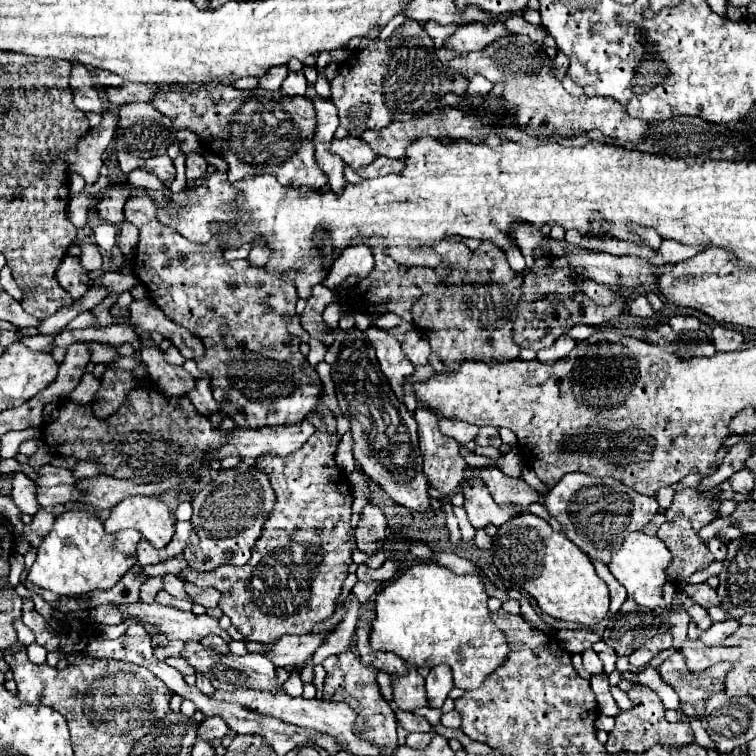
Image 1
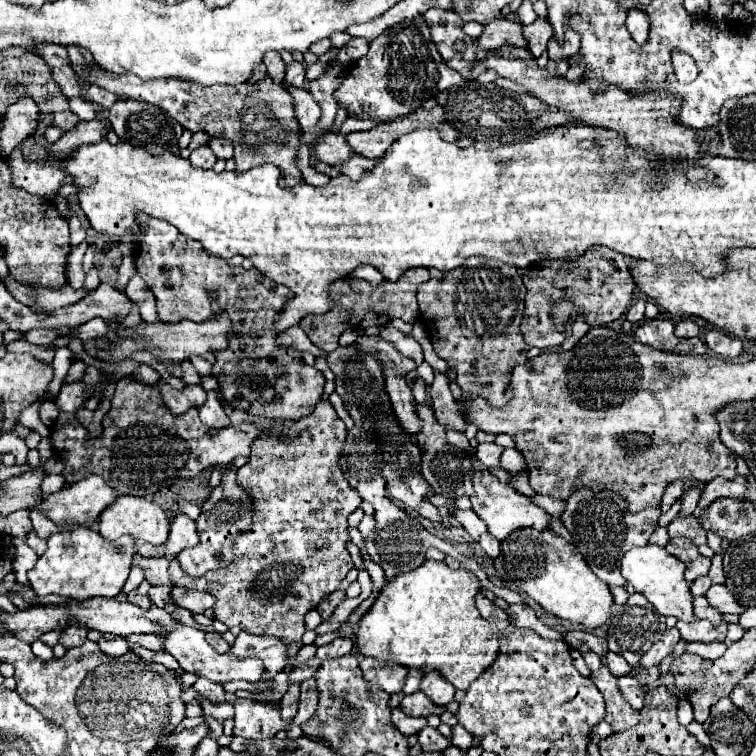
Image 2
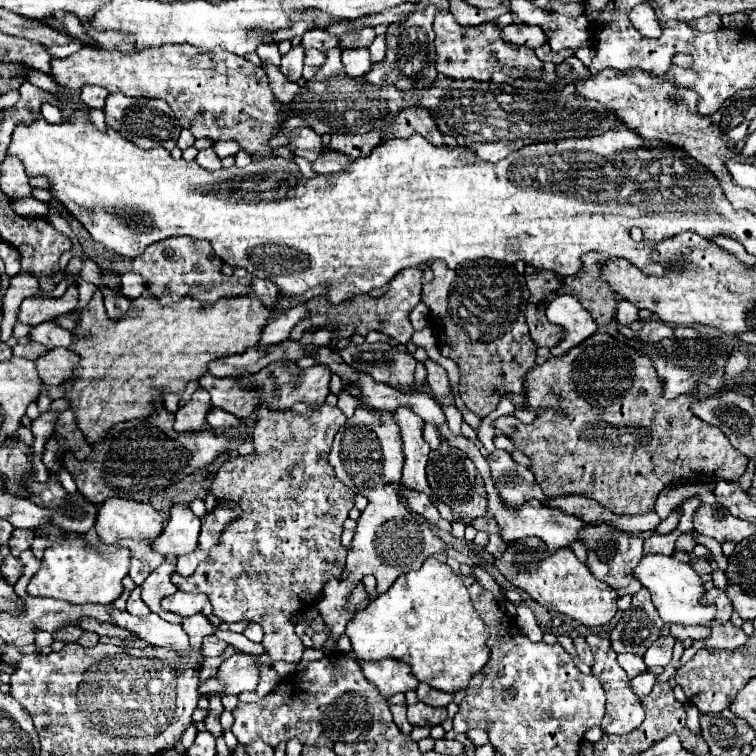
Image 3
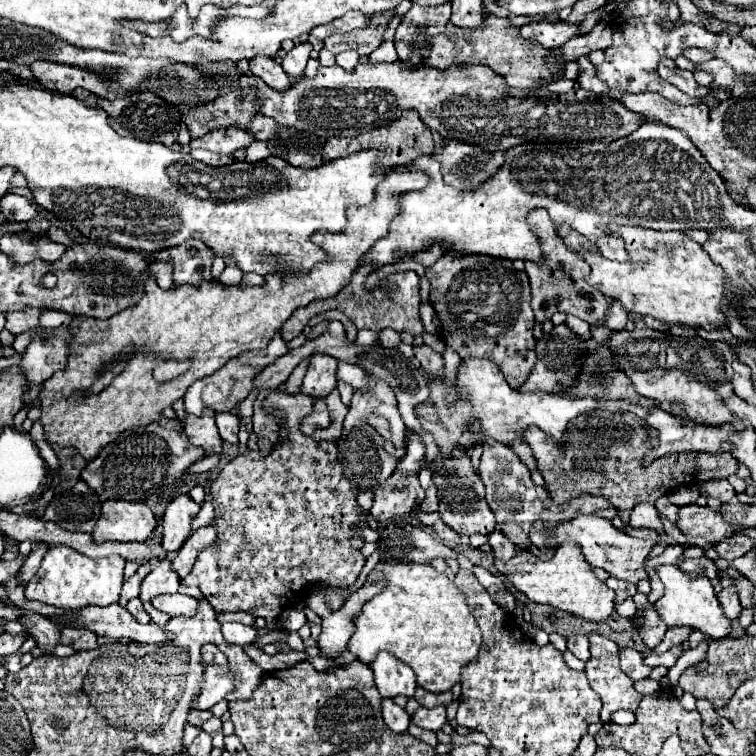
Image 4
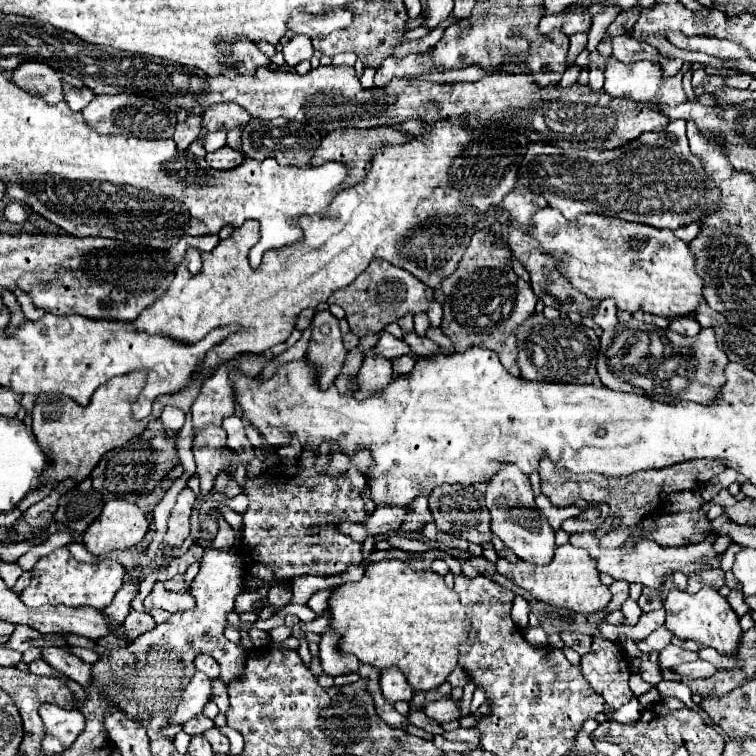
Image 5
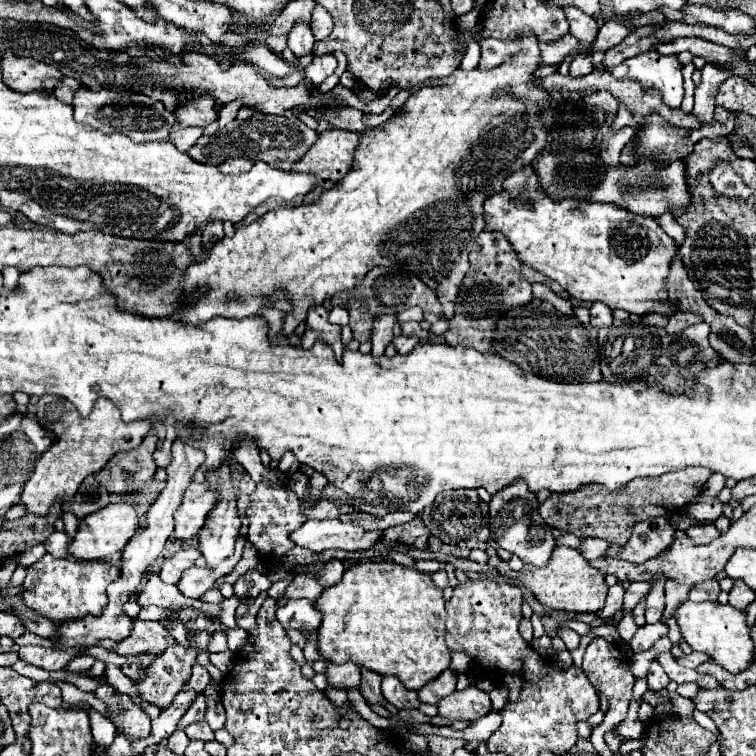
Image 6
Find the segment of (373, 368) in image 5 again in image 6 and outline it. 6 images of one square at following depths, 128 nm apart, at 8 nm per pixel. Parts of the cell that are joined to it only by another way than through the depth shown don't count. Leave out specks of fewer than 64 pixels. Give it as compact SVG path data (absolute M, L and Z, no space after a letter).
M396 314L376 318L376 324L372 328L370 340L374 358L380 358L380 354L384 354L384 348L392 342L394 324L396 324Z

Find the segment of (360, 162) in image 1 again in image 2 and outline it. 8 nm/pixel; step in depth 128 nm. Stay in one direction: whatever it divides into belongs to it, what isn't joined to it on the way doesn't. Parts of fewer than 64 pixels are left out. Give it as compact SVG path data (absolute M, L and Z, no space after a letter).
M324 134L324 136L318 136L314 142L314 152L316 152L316 158L324 164L338 164L346 158L352 156L352 150L348 146L348 142L344 140L342 134Z

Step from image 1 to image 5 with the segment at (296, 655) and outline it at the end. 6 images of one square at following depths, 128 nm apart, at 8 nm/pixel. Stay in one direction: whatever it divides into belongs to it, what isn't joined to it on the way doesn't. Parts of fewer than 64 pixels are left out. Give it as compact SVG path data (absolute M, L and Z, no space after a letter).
M196 672L188 684L188 688L184 690L184 696L176 708L176 712L172 714L170 726L172 724L184 724L190 718L198 716L204 708L204 704L212 698L212 680L206 678L202 672Z

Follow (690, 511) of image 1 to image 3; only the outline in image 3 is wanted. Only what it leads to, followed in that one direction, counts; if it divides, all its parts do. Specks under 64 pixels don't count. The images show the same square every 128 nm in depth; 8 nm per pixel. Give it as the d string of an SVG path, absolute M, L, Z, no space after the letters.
M692 532L692 534L682 534L682 536L676 540L676 552L692 552L692 548L696 546L694 536L696 536L696 532Z

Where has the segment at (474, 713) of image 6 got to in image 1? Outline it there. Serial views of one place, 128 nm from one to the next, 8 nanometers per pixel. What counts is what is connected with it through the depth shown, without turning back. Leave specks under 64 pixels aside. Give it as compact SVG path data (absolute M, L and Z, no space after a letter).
M408 666L408 672L404 676L392 678L394 686L394 704L400 710L416 710L428 706L426 690L424 690L424 678L416 672L414 666Z

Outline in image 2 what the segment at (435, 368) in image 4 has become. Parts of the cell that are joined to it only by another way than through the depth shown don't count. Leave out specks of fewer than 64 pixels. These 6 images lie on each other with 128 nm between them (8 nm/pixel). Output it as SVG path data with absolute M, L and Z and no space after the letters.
M434 372L434 382L430 386L430 396L432 396L432 410L436 420L442 426L454 426L456 430L464 430L464 416L456 404L456 400L450 394L448 388L448 378L442 372Z

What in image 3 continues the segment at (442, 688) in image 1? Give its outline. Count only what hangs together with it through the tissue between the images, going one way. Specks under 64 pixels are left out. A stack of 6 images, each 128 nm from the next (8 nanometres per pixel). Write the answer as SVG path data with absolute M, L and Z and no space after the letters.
M418 684L416 694L418 694L418 700L428 704L428 706L448 706L452 702L452 694L450 692L434 690L428 684Z

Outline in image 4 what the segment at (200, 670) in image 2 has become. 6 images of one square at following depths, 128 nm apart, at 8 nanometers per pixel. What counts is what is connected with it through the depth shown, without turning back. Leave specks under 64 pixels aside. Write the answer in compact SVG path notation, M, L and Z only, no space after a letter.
M120 604L110 606L86 606L84 610L72 610L72 624L74 628L84 628L94 632L96 636L106 636L112 640L128 638L134 642L164 642L168 632L164 632L158 624L148 622L140 624L132 620L126 608Z

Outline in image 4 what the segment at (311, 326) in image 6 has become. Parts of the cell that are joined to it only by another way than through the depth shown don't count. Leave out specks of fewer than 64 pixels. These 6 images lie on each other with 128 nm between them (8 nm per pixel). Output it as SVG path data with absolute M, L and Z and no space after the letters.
M312 354L310 366L304 376L302 392L312 398L326 398L336 388L338 360L328 354Z

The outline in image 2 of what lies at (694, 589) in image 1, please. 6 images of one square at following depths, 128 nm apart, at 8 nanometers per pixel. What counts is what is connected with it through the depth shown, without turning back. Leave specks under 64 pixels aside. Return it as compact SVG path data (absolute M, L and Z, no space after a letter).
M712 584L710 590L706 592L706 598L720 612L732 612L732 614L742 614L744 612L744 608L740 604L736 604L736 598L732 596L732 592L728 592L726 586Z

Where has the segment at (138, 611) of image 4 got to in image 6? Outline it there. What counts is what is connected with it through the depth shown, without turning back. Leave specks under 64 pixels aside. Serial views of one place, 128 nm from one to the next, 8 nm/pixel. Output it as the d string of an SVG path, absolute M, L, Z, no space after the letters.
M134 620L132 636L116 646L116 654L160 654L172 644L176 644L176 640L160 622Z

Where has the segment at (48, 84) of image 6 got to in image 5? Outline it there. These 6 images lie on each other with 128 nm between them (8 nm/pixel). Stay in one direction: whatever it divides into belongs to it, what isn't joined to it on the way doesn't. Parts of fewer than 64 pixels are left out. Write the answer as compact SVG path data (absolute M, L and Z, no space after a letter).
M82 86L82 88L64 88L64 102L68 102L70 108L76 110L76 112L80 112L92 100L92 96L94 96L94 92L88 90L86 86Z

